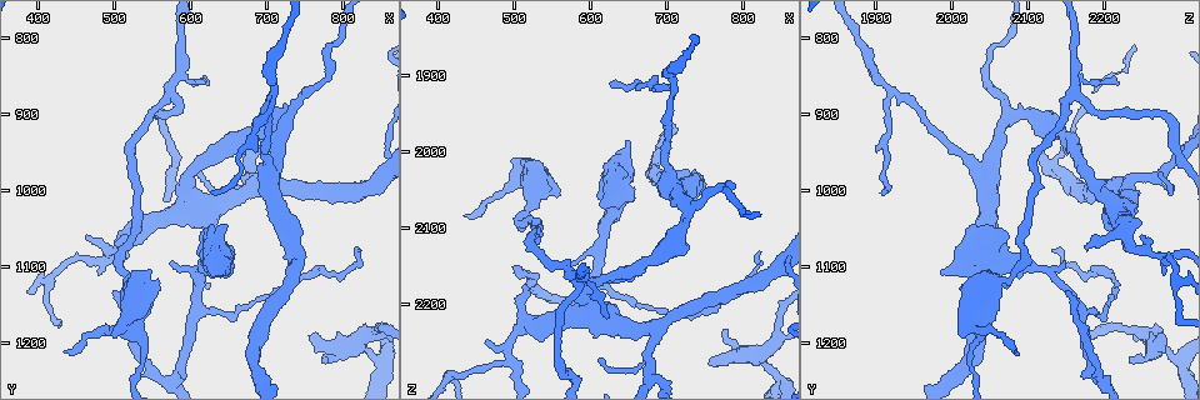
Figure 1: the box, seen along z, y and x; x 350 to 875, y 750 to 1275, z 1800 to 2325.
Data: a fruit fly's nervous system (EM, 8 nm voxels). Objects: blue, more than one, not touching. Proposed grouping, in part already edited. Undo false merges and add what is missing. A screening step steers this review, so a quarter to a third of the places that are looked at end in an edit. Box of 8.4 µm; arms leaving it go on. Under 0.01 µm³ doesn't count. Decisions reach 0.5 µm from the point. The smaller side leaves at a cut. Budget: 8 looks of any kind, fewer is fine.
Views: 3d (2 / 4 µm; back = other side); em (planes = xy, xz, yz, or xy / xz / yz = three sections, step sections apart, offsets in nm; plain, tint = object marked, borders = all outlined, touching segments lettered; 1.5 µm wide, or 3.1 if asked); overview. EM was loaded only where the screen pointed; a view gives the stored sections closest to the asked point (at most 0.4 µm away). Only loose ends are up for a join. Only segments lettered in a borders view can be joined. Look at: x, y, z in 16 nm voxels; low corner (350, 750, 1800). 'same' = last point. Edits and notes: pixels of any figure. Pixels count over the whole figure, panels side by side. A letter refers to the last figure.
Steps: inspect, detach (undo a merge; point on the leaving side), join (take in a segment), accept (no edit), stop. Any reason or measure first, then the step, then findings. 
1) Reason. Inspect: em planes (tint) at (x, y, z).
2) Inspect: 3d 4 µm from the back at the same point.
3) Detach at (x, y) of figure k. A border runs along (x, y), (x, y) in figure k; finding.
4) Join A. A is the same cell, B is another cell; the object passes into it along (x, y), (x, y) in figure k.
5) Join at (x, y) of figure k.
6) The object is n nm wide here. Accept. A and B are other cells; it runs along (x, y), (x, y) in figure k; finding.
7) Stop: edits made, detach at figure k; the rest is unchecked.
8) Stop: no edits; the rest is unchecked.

Sharp bend. Inspect: em xz step 4 (tint) at (710, 885, 1930).

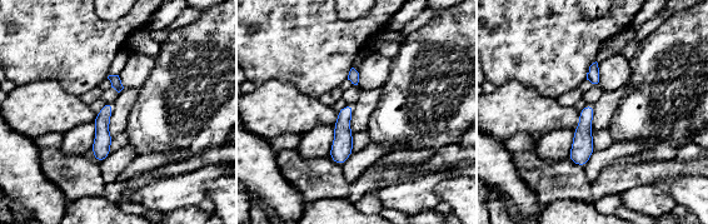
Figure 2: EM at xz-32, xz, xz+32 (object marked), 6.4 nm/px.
Another direction. Inspect: em planes (borders) at the same point.

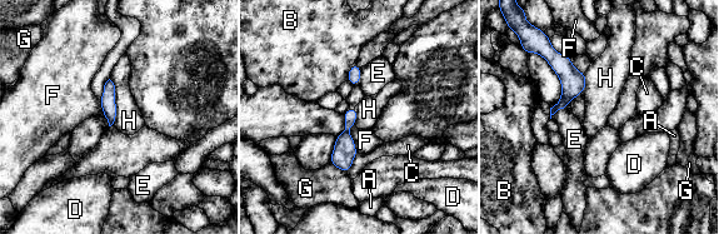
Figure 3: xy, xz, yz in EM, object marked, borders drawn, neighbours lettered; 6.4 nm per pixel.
Accept. A, B, C, D, E, F, G and H are other cells; continuous, no second neuron.

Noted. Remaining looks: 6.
Sudden change in width. Inspect: em planes (borders) at (485, 1180, 2055).

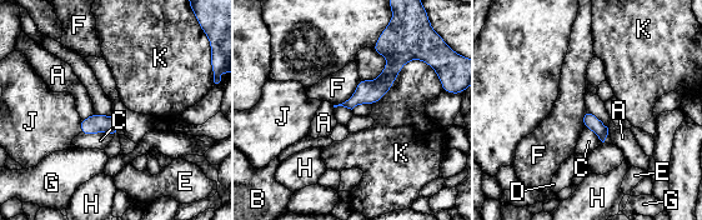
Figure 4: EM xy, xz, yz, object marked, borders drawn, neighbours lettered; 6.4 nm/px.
Accept. A, B, C, D, E, F, G, H, J and K are other cells; it runs along (400, 53), (372, 90), (347, 104) in figure 4; all the same neuron.

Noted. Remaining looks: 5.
Tapers out. Inspect: 3d 4 µm at (780, 1220, 2235).

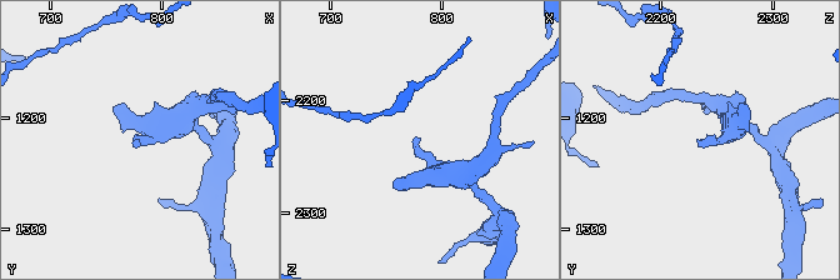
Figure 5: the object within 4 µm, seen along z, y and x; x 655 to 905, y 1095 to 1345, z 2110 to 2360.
Now the EM. Inspect: em planes (tint) at (780, 1224, 2232).

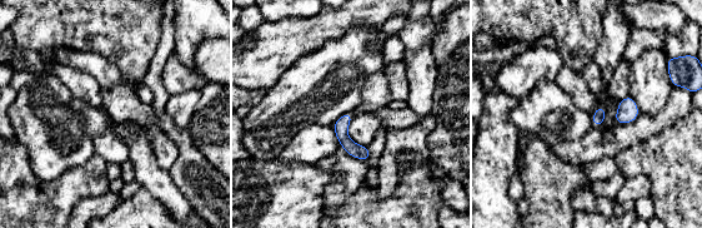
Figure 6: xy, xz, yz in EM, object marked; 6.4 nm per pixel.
Inspect: em planes (borders) at the same point.

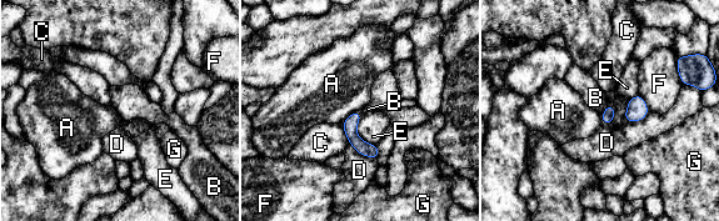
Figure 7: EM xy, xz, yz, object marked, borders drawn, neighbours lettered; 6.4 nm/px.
Accept. A, B, C, D, E, F and G are other cells; a border runs along (360, 110), (353, 111), (341, 124) in figure 7; none of them fits.

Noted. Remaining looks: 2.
Stop: no edits; the rest is unchecked.

